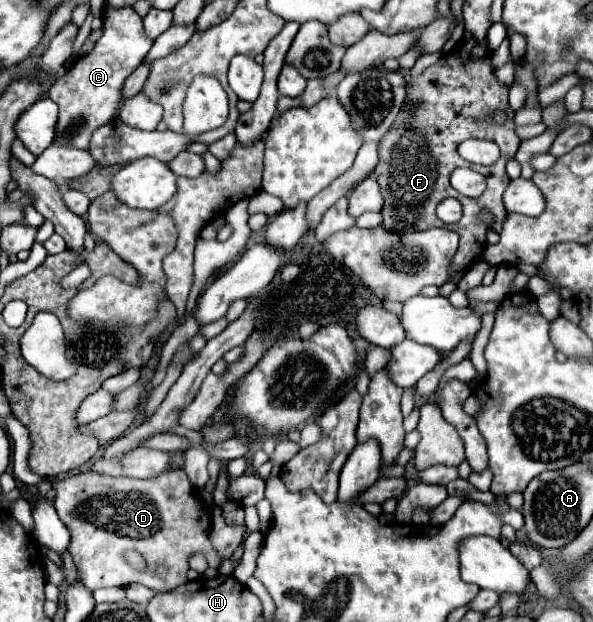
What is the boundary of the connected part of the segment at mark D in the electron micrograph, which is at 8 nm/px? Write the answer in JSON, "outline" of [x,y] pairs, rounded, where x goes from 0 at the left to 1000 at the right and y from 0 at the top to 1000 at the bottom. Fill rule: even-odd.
{"outline":[[[142,757],[128,760],[108,770],[91,770],[88,783],[94,786],[91,815],[101,828],[101,834],[111,841],[121,867],[118,867],[118,892],[125,895],[125,905],[132,912],[135,934],[145,947],[162,950],[169,944],[212,944],[219,937],[239,937],[266,953],[290,950],[304,941],[310,941],[317,931],[317,895],[327,889],[341,889],[351,899],[354,915],[371,912],[371,892],[361,886],[351,867],[351,847],[354,847],[354,818],[337,802],[331,783],[317,773],[314,760],[287,757],[273,760],[260,770],[216,770],[216,767],[165,767],[162,760]],[[212,883],[226,883],[246,895],[246,918],[229,921],[233,915],[219,912],[206,889]]]}

